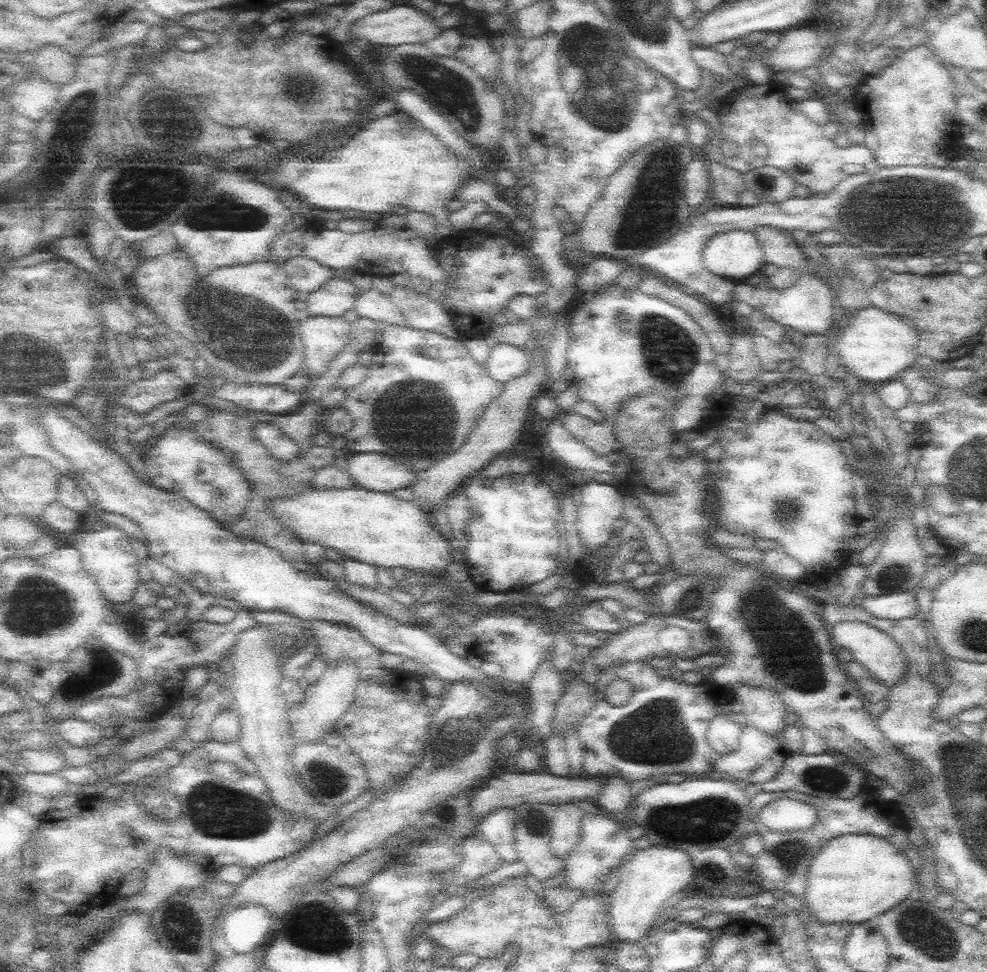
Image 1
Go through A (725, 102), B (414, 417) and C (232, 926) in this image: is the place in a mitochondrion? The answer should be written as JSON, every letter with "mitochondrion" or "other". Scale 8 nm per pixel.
{"A":"other","B":"mitochondrion","C":"other"}

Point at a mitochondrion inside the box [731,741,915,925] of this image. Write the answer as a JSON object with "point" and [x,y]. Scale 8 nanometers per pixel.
{"point":[787,854]}

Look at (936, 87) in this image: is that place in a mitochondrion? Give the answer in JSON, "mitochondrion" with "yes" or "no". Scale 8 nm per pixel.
{"mitochondrion":"no"}

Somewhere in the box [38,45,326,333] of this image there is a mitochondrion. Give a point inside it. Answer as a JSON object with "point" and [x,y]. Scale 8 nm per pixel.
{"point":[172,192]}

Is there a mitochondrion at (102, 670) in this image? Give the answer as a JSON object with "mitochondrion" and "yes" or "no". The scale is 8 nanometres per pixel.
{"mitochondrion":"yes"}

